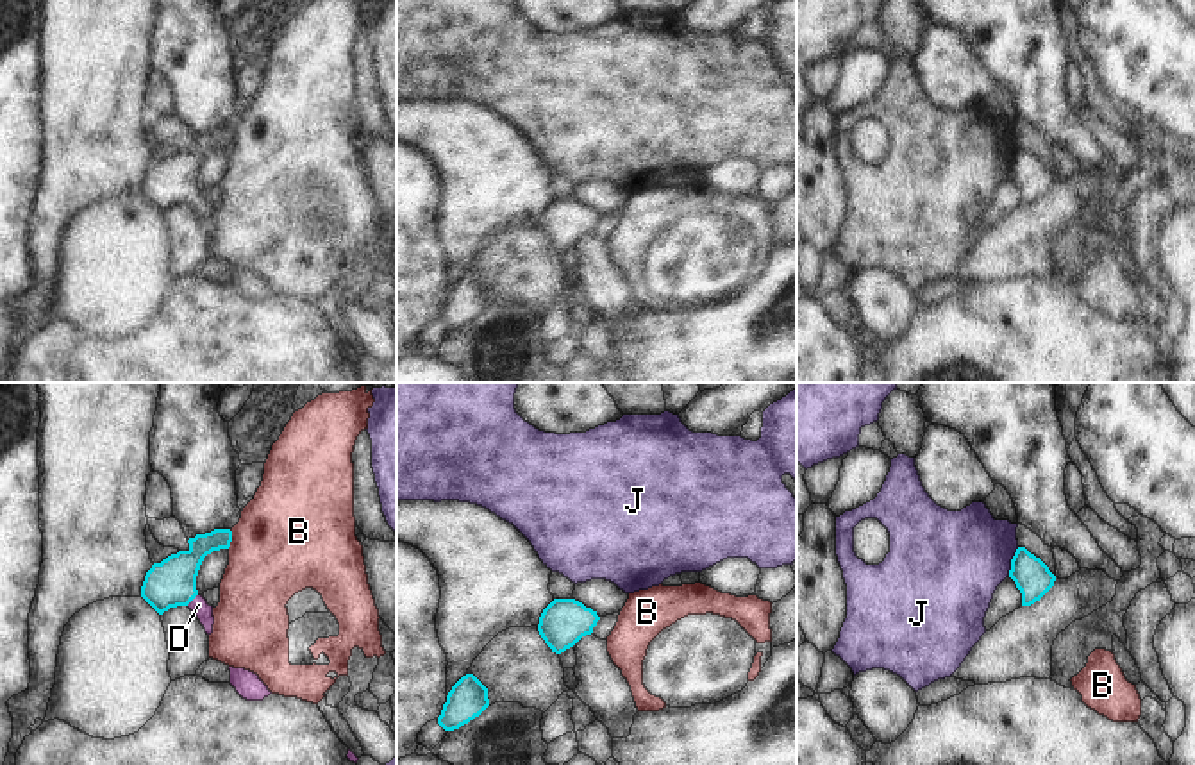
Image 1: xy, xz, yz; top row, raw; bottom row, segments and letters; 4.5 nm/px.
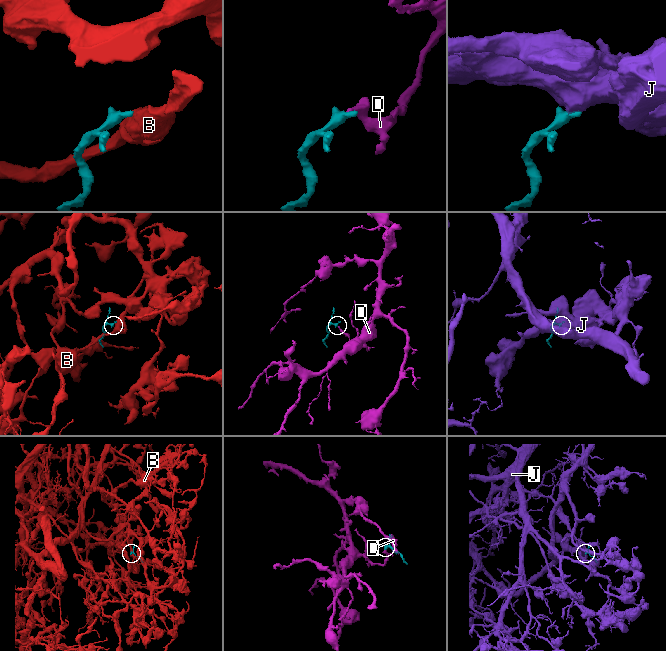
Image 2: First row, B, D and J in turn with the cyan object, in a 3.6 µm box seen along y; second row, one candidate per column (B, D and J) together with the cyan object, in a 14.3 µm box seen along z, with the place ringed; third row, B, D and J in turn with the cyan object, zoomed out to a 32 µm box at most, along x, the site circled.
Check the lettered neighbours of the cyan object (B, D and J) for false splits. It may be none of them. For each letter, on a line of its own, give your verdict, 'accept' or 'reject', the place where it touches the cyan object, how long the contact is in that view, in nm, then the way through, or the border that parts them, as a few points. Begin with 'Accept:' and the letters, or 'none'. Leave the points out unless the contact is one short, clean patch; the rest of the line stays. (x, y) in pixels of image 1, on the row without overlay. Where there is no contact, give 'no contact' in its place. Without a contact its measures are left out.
Accept: D
B: reject | xy (231, 138) | 90 nm | along xy (231, 129), (231, 143), (227, 147)
D: accept | xy (192, 199) | 80 nm | across xy (170, 183), (192, 199), (199, 204)
J: reject | yz (1011, 161) | 140 nm | along yz (1019, 147), (1008, 174)

